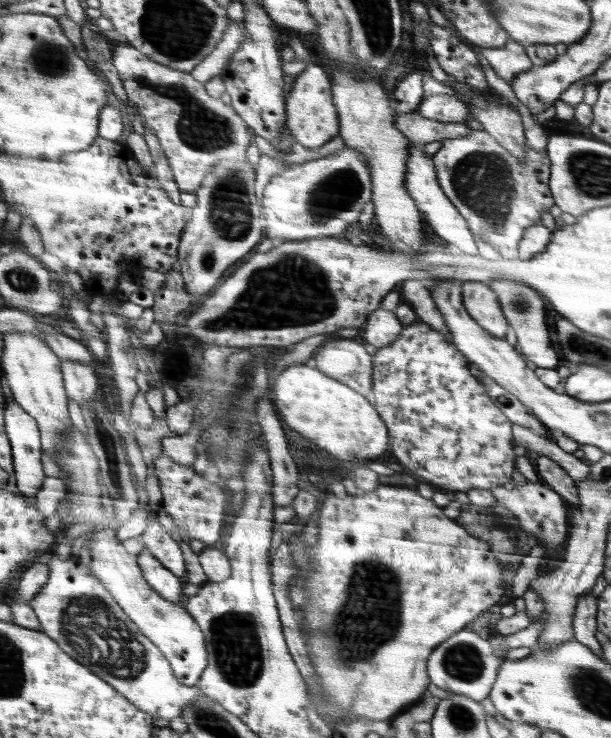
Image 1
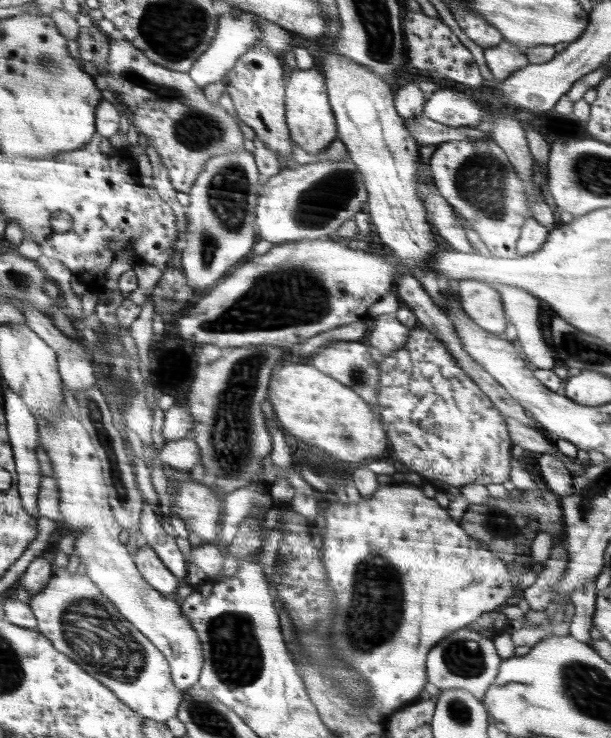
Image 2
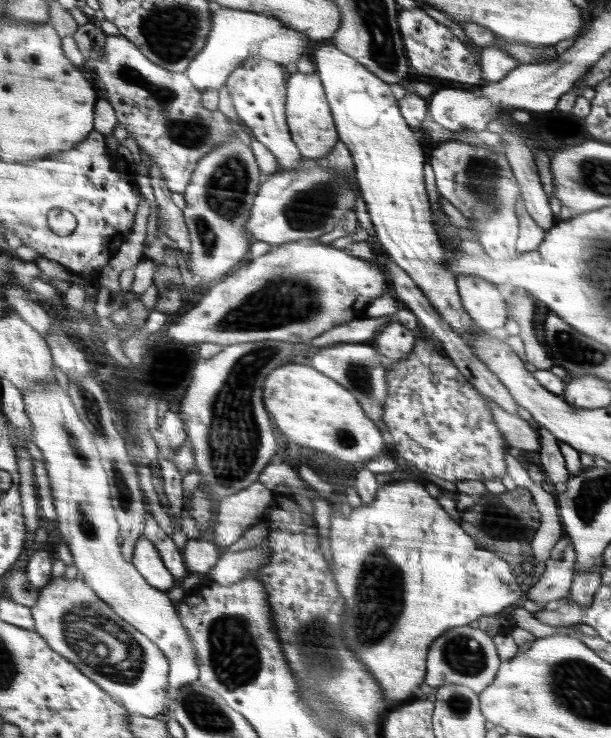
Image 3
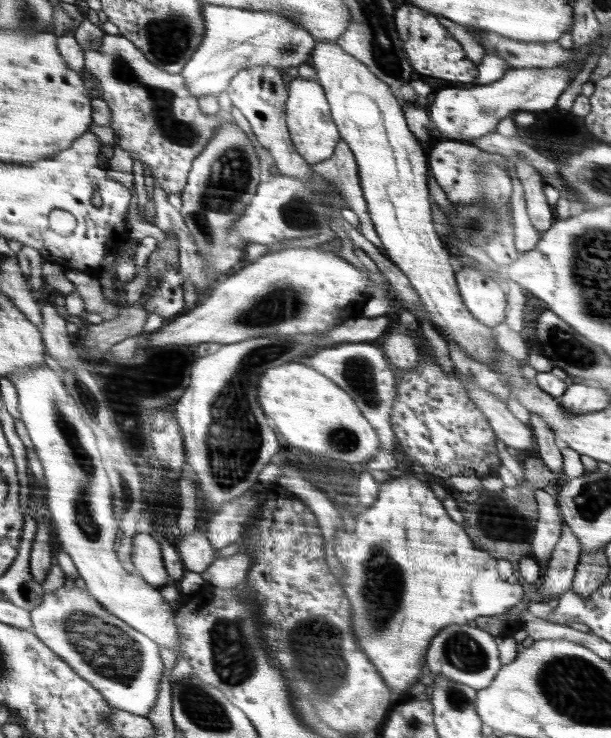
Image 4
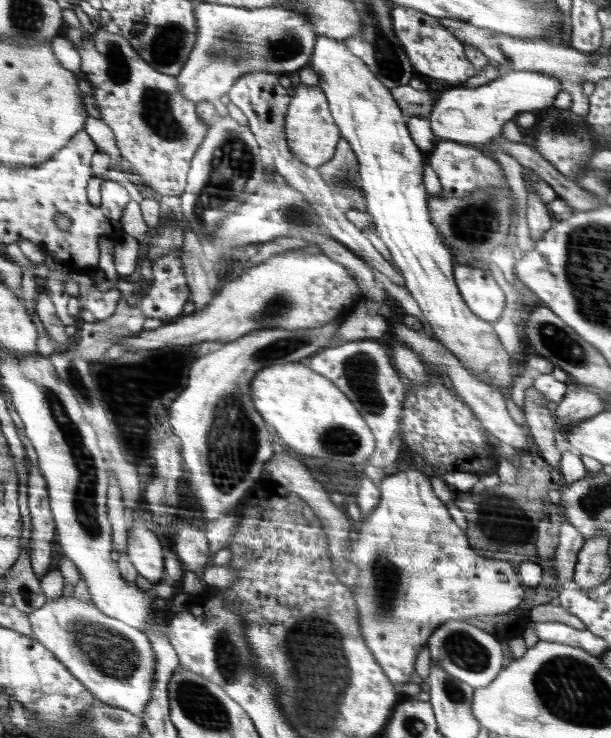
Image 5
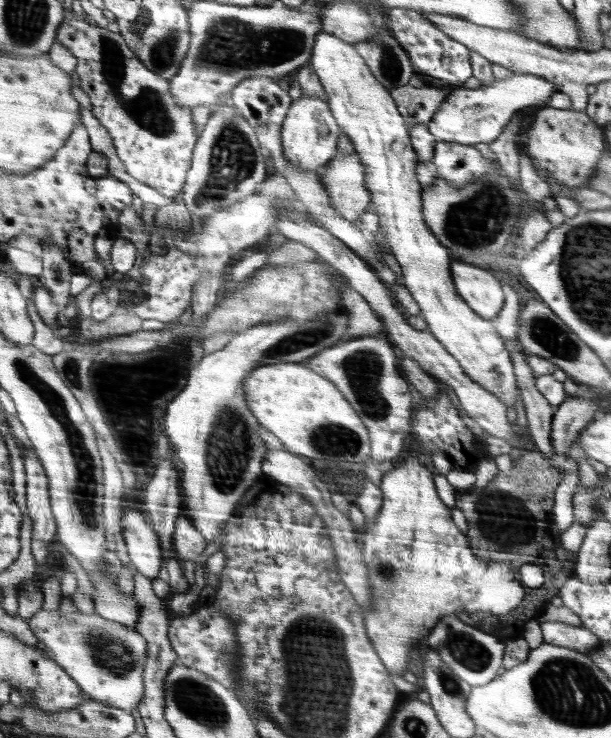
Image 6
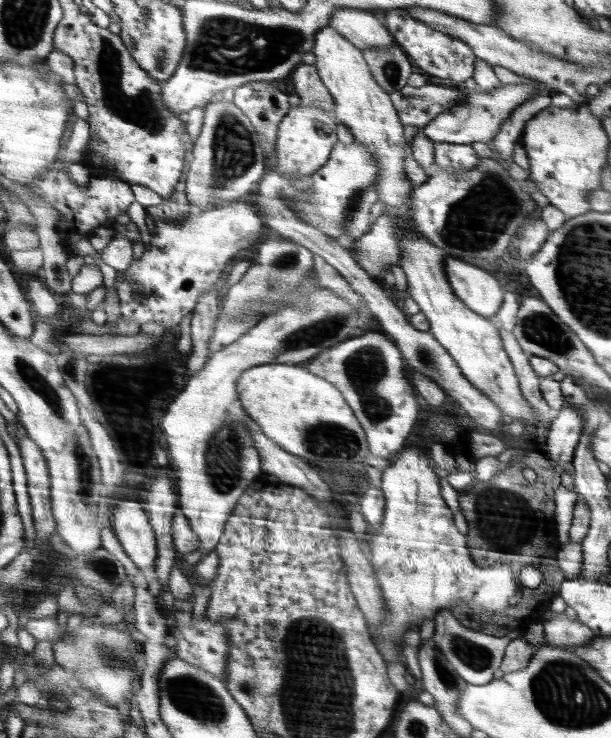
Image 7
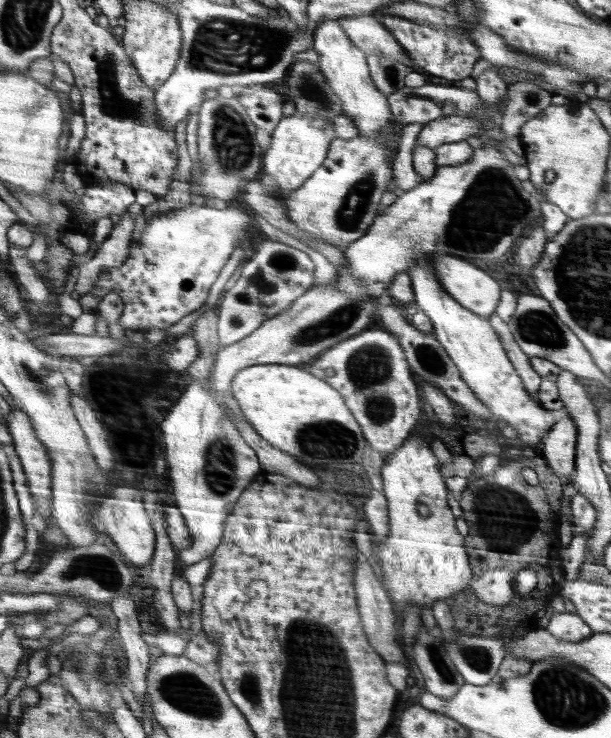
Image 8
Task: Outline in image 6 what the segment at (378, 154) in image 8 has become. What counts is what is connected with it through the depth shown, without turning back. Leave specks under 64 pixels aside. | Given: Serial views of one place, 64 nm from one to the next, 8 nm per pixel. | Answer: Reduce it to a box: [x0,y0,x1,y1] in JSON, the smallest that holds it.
[321,154,371,224]

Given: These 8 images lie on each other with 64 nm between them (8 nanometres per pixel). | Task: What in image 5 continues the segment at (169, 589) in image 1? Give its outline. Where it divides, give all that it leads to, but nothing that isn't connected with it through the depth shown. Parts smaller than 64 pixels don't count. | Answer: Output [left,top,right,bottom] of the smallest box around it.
[129,526,167,584]

